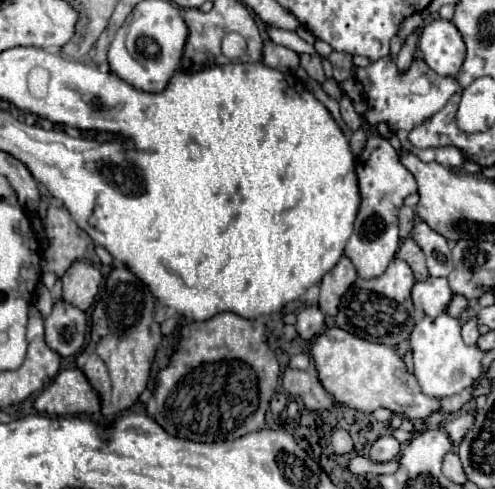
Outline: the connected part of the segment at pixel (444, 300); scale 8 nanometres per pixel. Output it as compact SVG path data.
M430 276L428 280L414 284L414 288L412 288L414 306L420 312L424 312L426 316L440 316L442 312L446 312L452 296L454 296L454 292L450 290L446 278Z

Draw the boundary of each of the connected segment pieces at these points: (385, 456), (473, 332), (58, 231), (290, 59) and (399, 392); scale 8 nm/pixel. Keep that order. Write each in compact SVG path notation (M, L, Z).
M382 436L378 438L374 444L372 444L372 450L370 450L370 458L374 462L390 462L394 458L400 456L400 442L394 438L394 436Z
M470 320L468 324L464 324L462 326L462 338L464 338L464 342L470 346L470 344L476 344L476 340L478 340L478 324L476 324L476 320Z
M50 206L46 214L46 234L50 238L50 250L44 256L42 270L62 276L72 262L86 258L92 264L98 264L94 252L94 242L90 236L76 226L72 216L62 206Z
M264 40L264 48L262 48L262 62L266 66L272 66L280 72L294 72L300 64L300 58L294 50L284 48L274 44L272 40Z
M332 326L312 340L312 358L322 386L348 408L364 414L372 414L378 408L388 408L408 420L424 420L440 410L440 400L422 394L414 374L408 372L402 358L390 346L364 342L346 330Z

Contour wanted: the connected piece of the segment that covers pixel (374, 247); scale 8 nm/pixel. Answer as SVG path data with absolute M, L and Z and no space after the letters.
M372 136L366 142L364 152L356 158L356 174L362 204L354 222L354 234L350 236L344 254L354 262L360 278L380 276L390 260L396 256L400 238L398 238L398 208L404 198L418 190L414 176L400 164L398 152L382 136Z

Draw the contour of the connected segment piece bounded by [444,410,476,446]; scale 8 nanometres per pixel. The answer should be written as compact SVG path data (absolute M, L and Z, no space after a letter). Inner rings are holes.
M470 410L470 412L464 412L464 414L452 418L452 420L448 420L448 422L444 424L444 428L446 428L446 432L448 432L448 436L450 436L450 440L452 440L454 446L458 446L460 440L464 438L464 434L472 428L472 424L474 424L474 414L476 414L476 412Z

